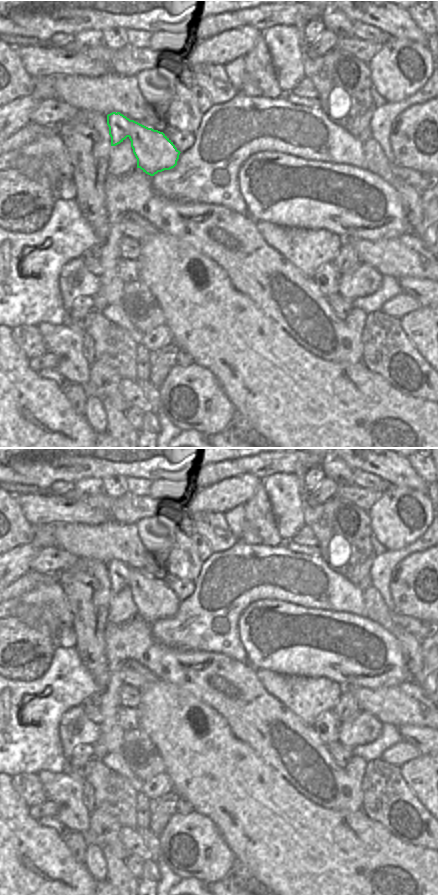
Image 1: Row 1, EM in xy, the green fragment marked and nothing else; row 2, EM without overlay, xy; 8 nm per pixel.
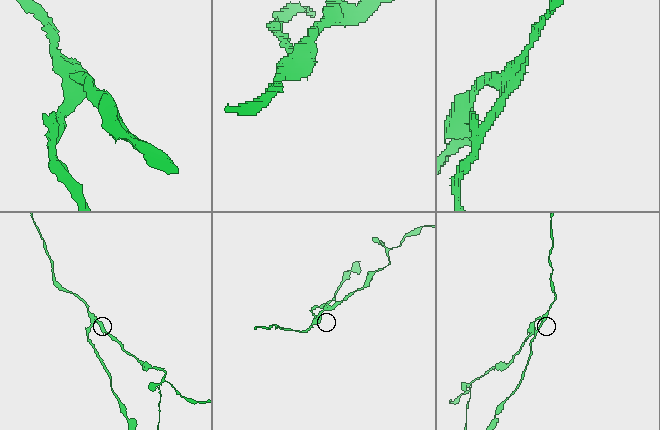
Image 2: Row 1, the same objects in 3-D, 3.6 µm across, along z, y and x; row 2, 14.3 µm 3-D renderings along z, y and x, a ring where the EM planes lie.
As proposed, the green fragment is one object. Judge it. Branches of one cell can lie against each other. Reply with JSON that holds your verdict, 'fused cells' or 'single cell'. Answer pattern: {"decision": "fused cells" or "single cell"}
{"decision": "fused cells"}

